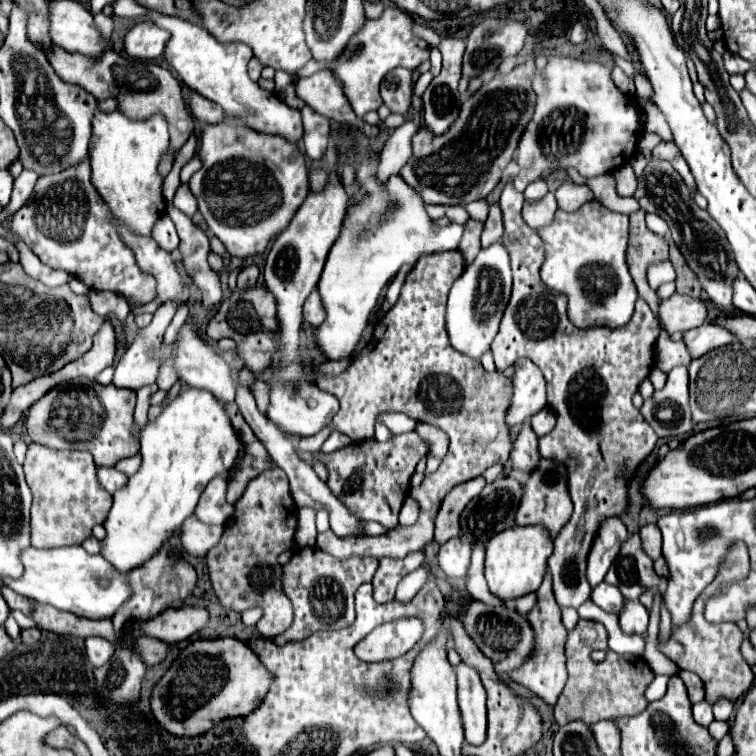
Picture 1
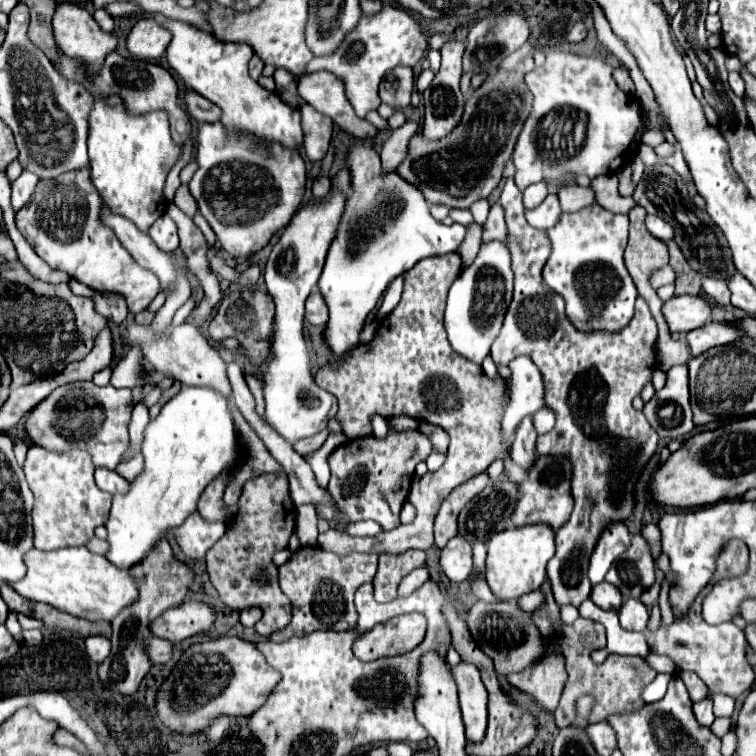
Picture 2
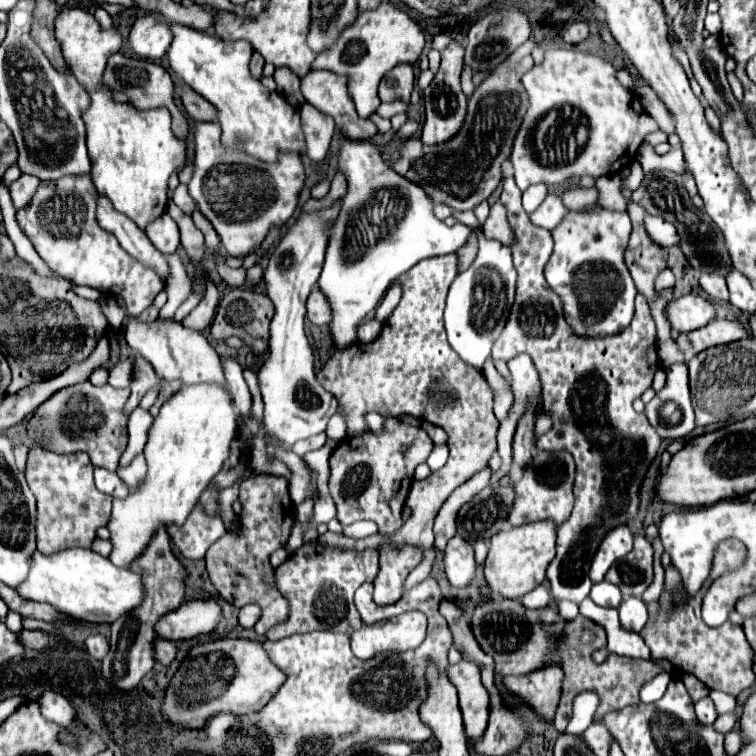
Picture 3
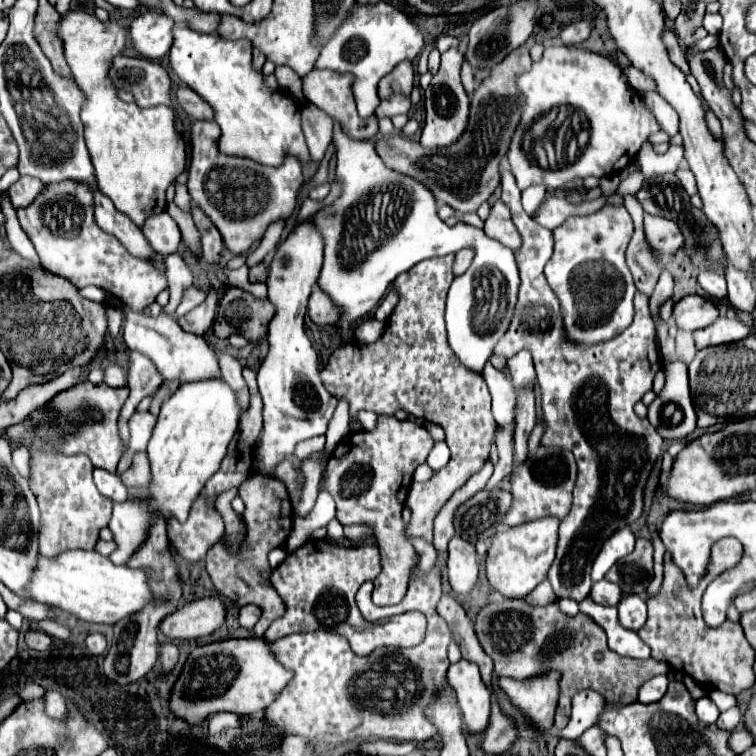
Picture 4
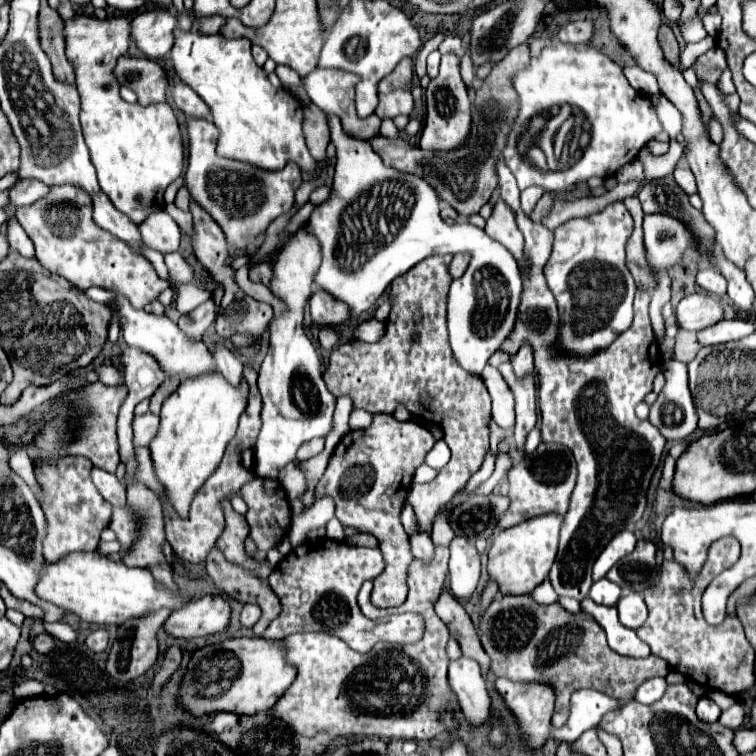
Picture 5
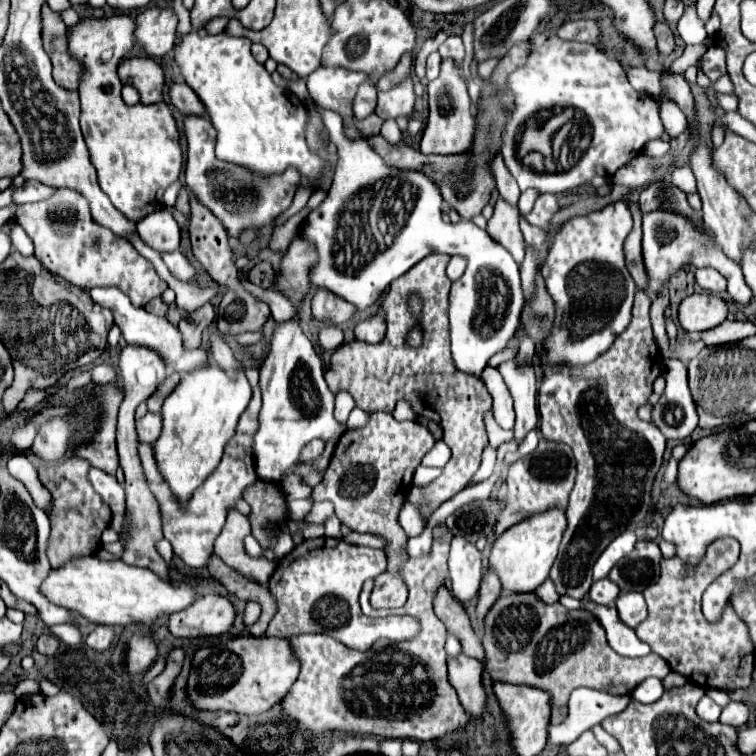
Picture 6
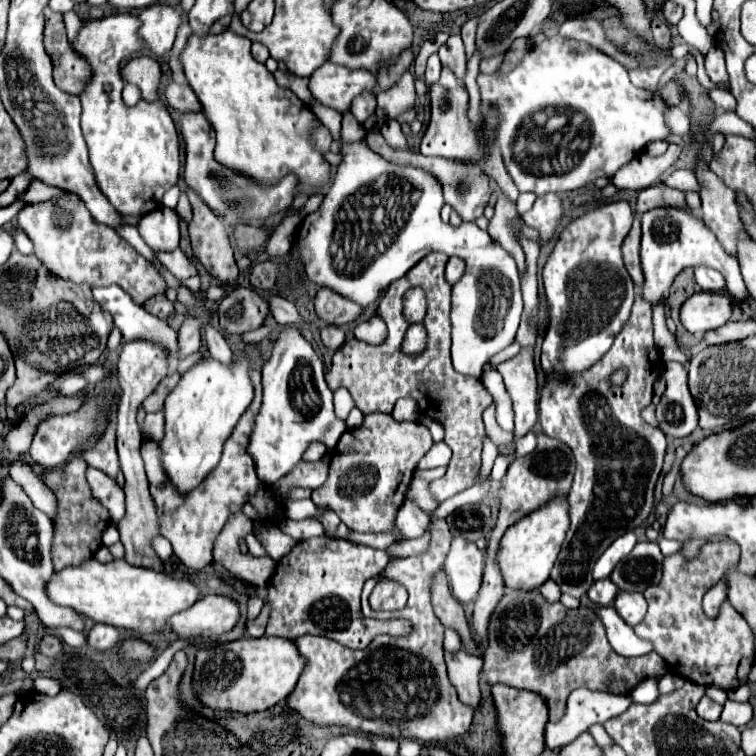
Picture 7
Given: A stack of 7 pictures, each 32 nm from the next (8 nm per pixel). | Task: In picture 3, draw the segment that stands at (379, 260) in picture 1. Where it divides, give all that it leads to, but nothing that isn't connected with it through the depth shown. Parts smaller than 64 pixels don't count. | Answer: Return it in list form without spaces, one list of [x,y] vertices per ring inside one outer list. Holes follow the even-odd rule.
[[[342,142],[340,172],[348,180],[342,210],[332,224],[324,270],[318,286],[332,308],[330,336],[334,348],[350,348],[358,336],[358,326],[375,310],[388,286],[426,256],[444,256],[466,244],[472,228],[459,222],[446,226],[432,214],[432,200],[414,182],[402,178],[382,162],[372,142]]]

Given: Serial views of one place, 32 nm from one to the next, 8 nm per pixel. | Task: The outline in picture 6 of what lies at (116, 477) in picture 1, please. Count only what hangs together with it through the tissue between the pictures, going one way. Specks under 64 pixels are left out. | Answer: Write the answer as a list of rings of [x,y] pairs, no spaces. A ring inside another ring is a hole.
[[[90,468],[90,482],[96,488],[96,492],[102,496],[102,500],[112,508],[112,512],[124,512],[126,508],[124,486],[116,480],[116,476],[106,474],[104,470]]]

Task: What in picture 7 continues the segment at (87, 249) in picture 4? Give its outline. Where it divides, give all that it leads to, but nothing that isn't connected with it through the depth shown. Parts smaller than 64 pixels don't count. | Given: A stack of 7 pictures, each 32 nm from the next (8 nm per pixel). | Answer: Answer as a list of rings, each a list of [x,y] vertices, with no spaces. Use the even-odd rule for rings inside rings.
[[[64,192],[46,202],[24,206],[18,212],[18,226],[34,242],[34,254],[42,264],[52,270],[52,274],[72,280],[76,284],[96,286],[120,286],[126,290],[136,304],[144,304],[156,294],[166,290],[166,282],[156,272],[154,264],[140,256],[124,238],[120,238],[112,228],[96,224],[80,196]]]

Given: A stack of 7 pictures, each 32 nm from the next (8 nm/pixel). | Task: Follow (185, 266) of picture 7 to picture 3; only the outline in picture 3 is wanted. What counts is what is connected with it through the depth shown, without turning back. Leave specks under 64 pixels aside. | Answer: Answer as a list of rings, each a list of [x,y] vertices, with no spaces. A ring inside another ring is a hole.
[[[172,254],[172,256],[168,256],[168,262],[172,268],[172,274],[168,278],[168,286],[166,286],[168,297],[166,304],[160,309],[160,319],[172,319],[178,306],[188,298],[188,294],[192,290],[190,276],[188,276],[182,260],[176,254]]]

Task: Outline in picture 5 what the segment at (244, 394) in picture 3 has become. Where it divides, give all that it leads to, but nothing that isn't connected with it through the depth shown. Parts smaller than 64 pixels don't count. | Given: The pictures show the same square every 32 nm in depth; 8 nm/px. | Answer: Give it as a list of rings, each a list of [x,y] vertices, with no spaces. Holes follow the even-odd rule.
[[[216,344],[214,358],[216,358],[216,366],[222,372],[222,376],[228,378],[230,384],[240,384],[240,380],[242,380],[242,362],[224,344]]]

